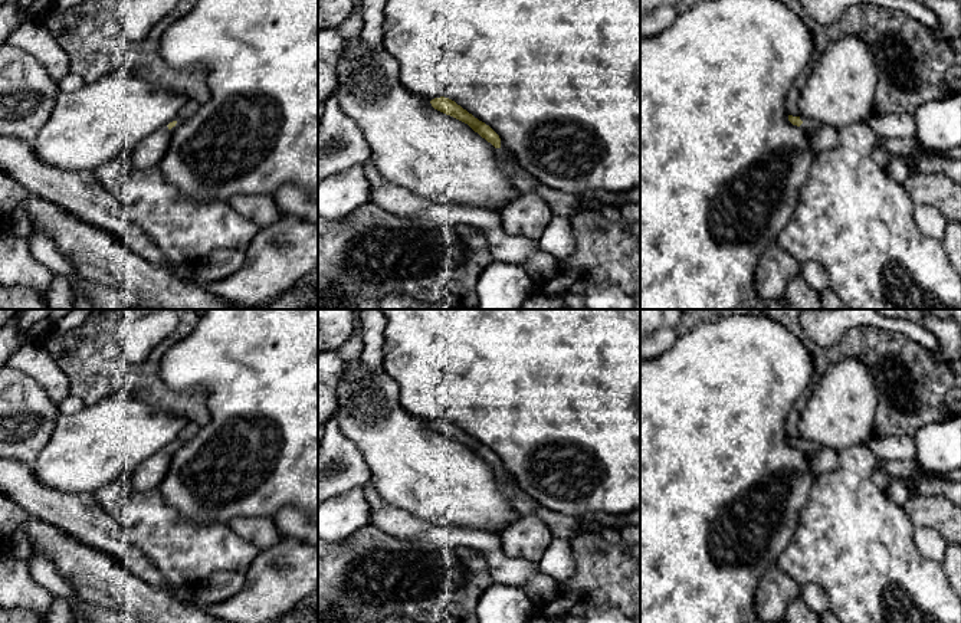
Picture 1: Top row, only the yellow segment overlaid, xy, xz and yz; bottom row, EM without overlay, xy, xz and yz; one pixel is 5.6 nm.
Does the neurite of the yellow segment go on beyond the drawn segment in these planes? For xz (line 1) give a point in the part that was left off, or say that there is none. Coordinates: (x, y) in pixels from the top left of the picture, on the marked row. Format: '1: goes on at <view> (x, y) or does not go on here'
1: goes on at xz (524, 182)

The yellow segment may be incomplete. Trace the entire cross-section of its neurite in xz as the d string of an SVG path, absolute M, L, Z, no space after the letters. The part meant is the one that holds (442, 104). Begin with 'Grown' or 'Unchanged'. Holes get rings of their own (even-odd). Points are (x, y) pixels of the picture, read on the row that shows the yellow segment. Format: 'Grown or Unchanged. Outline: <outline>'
Grown. Outline: M434 98L430 101L430 104L434 109L468 124L475 132L491 142L493 145L495 155L501 167L511 177L512 183L522 193L534 191L534 188L537 187L537 180L531 174L524 173L516 167L515 161L508 157L499 135L489 125L475 118L472 114L469 114L466 109L463 109L460 105L449 98Z

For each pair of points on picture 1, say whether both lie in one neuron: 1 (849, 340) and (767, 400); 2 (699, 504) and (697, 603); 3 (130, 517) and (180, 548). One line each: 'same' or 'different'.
1: different
2: same
3: same

